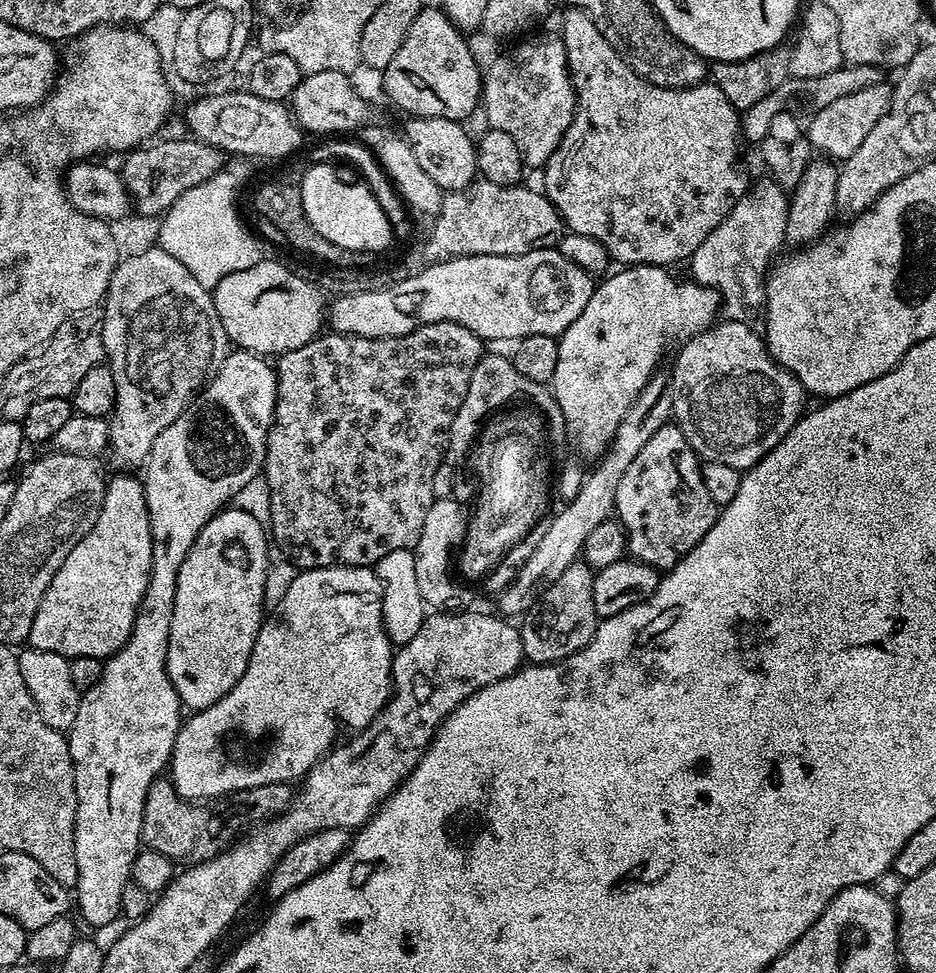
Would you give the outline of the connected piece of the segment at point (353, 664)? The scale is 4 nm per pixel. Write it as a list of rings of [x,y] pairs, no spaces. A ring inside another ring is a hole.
[[[337,566],[335,568],[305,568],[297,571],[294,582],[290,582],[290,590],[286,590],[286,594],[282,594],[282,602],[278,602],[272,609],[272,617],[265,619],[260,625],[258,634],[256,635],[256,641],[254,646],[250,650],[250,662],[246,666],[246,670],[242,674],[242,678],[238,678],[238,682],[230,690],[230,694],[226,694],[218,702],[214,702],[214,706],[209,708],[202,708],[191,713],[192,716],[183,721],[180,726],[180,733],[176,735],[176,741],[172,747],[172,758],[170,761],[170,779],[172,784],[176,788],[182,799],[190,800],[193,802],[212,802],[215,796],[224,796],[227,792],[233,792],[233,794],[239,794],[241,792],[248,791],[249,788],[265,788],[271,784],[286,784],[289,782],[299,781],[301,778],[307,776],[308,772],[321,760],[328,752],[332,751],[334,745],[337,743],[338,737],[336,737],[336,731],[339,730],[340,724],[345,724],[346,727],[352,728],[348,730],[359,730],[366,728],[372,719],[376,717],[382,709],[388,705],[388,698],[392,695],[393,683],[392,683],[392,658],[394,655],[394,645],[392,640],[388,636],[388,631],[384,629],[384,605],[382,603],[384,598],[384,588],[380,585],[380,579],[376,577],[375,571],[371,567],[367,568],[350,568],[347,566]]]

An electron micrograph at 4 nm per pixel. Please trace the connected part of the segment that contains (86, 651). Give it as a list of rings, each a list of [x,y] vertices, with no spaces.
[[[116,474],[107,481],[98,522],[90,526],[86,538],[66,554],[66,562],[54,574],[27,643],[38,650],[66,657],[98,658],[113,656],[132,634],[136,615],[152,573],[150,514],[146,510],[143,483],[132,474]]]

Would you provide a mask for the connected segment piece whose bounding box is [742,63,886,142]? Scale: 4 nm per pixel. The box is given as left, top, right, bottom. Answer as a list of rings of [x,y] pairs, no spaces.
[[[845,63],[838,70],[830,70],[830,74],[821,74],[818,78],[798,78],[792,76],[774,94],[766,94],[762,102],[754,102],[742,116],[742,132],[755,142],[764,140],[769,135],[768,127],[772,124],[772,119],[779,112],[797,112],[803,118],[811,118],[818,114],[818,110],[826,110],[826,106],[832,105],[837,98],[846,98],[846,94],[858,94],[858,90],[866,90],[866,86],[885,83],[885,73],[874,66],[865,64]]]

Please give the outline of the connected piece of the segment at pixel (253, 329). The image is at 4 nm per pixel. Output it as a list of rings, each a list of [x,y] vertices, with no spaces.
[[[262,258],[250,270],[238,270],[238,274],[228,274],[211,289],[214,310],[218,310],[218,318],[222,322],[222,330],[226,330],[229,341],[237,349],[255,352],[265,358],[279,357],[281,352],[298,350],[298,346],[306,346],[306,342],[321,335],[320,323],[326,320],[326,300],[308,280],[303,280],[296,272],[291,272],[284,264],[276,260]]]

